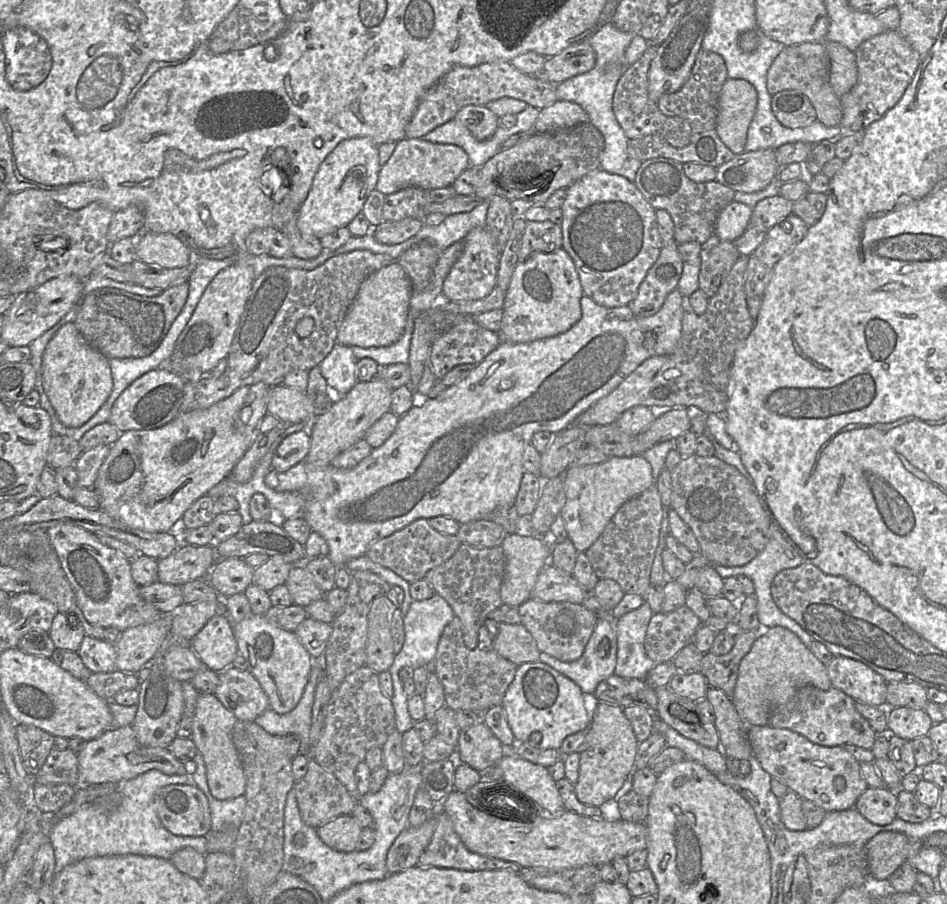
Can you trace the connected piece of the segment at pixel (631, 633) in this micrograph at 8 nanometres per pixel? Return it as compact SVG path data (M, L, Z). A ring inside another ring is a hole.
M644 600L639 608L624 614L614 621L617 636L617 659L614 674L622 678L646 680L647 674L657 665L647 656L644 648L648 624L653 614L648 602Z

